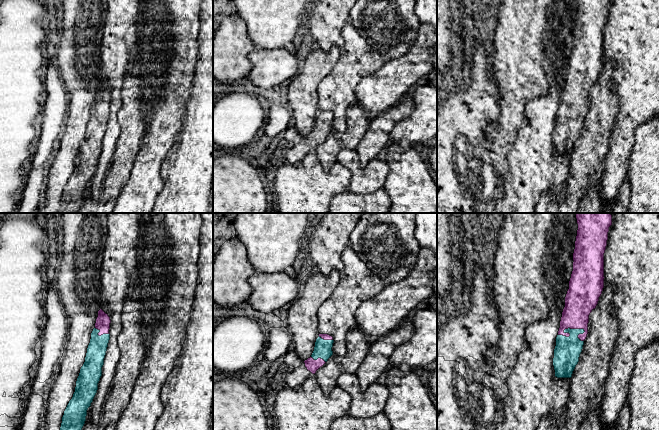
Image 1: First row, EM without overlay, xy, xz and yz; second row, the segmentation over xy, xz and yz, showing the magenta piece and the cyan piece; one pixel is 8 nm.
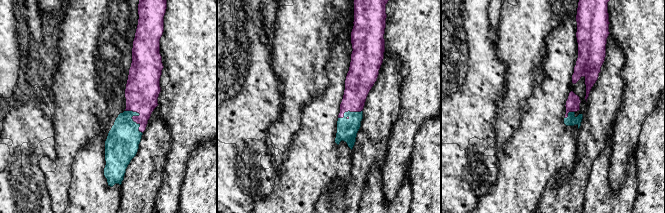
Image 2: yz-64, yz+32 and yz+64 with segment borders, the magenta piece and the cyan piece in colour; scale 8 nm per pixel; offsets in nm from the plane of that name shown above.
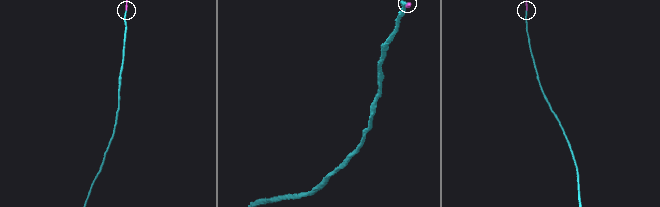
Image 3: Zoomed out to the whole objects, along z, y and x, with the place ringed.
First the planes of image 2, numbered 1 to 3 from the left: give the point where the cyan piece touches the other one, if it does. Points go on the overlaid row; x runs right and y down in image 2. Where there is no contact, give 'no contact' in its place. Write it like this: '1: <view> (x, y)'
1: yz-64 (134, 116)
2: yz+32 (349, 110)
3: yz+64 (568, 112)

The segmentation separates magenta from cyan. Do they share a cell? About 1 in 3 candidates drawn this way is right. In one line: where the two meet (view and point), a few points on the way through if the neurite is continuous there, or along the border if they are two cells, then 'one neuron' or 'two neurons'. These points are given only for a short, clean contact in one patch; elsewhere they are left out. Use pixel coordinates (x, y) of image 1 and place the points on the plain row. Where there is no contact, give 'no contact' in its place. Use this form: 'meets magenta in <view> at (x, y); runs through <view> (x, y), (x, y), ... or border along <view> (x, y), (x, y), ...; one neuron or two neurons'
meets magenta in yz at (565, 104); one neuron

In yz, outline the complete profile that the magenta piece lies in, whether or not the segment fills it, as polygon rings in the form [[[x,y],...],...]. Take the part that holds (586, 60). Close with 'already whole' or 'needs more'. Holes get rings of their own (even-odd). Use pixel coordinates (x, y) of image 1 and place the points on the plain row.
[[[578,0],[573,47],[556,113],[555,153],[571,154],[588,110],[589,91],[604,64],[604,29],[612,0]]] | needs more

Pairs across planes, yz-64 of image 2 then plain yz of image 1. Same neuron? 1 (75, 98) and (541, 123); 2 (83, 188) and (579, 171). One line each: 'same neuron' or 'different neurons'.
1: different neurons
2: different neurons

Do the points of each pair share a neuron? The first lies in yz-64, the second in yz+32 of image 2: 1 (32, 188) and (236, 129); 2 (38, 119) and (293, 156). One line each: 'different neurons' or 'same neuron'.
1: same neuron
2: different neurons

